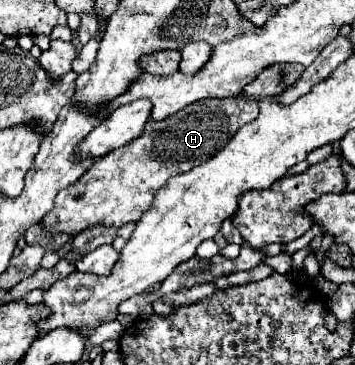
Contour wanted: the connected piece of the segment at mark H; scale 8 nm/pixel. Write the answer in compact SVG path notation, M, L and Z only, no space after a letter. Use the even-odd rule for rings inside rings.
M241 95L235 99L203 99L187 105L187 109L181 109L175 117L147 121L143 135L131 141L127 149L119 149L119 153L111 153L111 157L101 157L75 185L65 187L55 197L55 207L43 217L41 225L47 227L45 231L49 235L73 235L95 225L121 227L137 221L137 217L151 207L155 189L181 171L181 161L207 161L227 145L239 127L251 123L257 113L255 99Z

